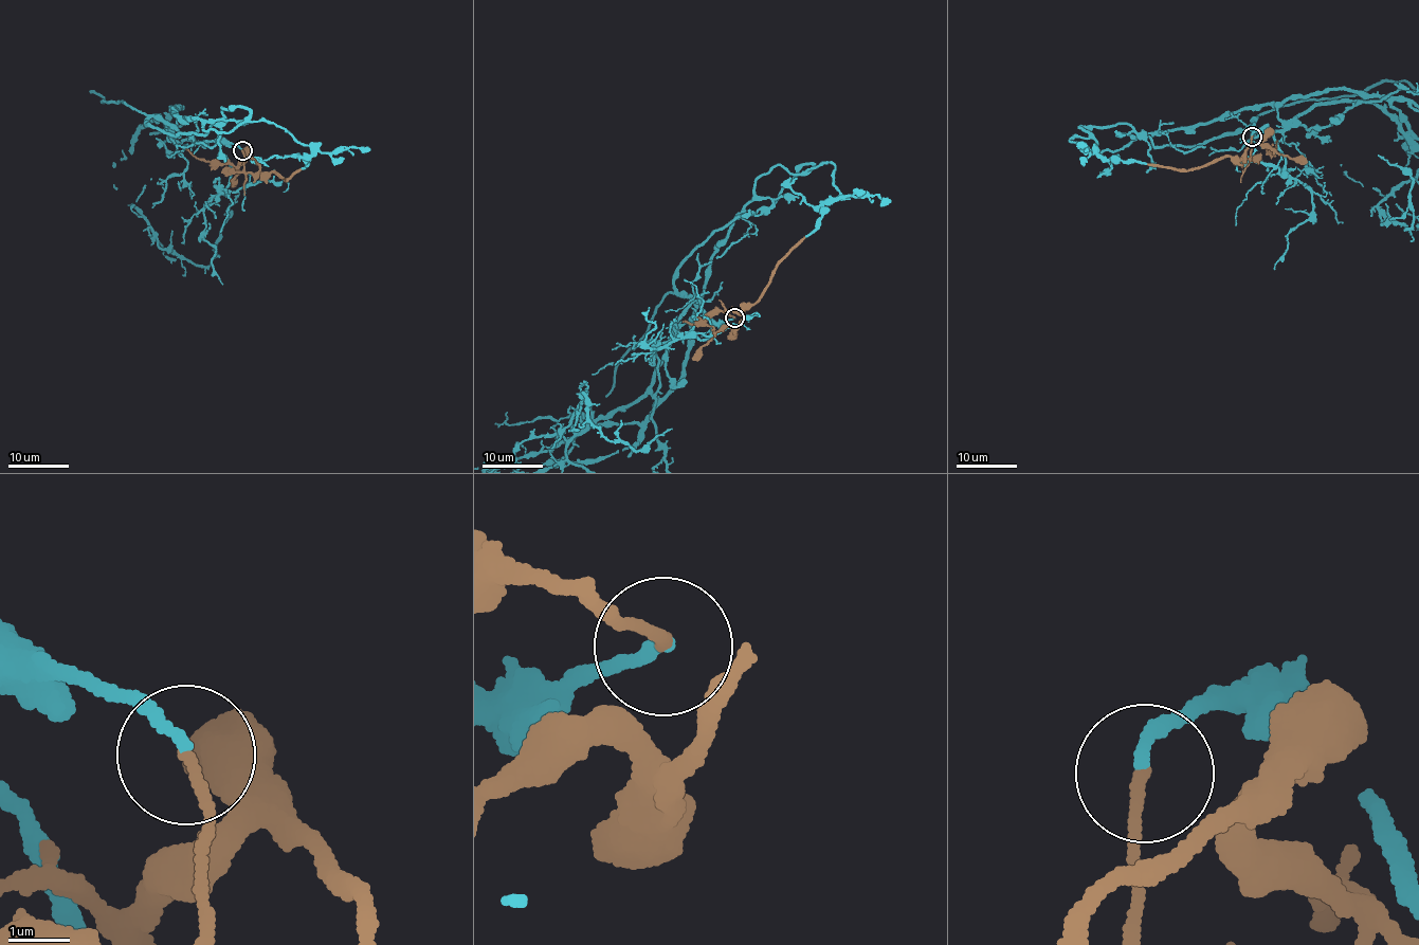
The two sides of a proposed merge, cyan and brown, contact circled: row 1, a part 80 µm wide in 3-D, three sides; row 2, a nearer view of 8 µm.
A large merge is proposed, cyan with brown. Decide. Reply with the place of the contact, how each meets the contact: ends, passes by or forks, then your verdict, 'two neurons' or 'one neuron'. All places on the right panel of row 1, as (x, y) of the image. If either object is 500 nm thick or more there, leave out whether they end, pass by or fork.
place (1252, 137); cyan ends; brown ends; one neuron

